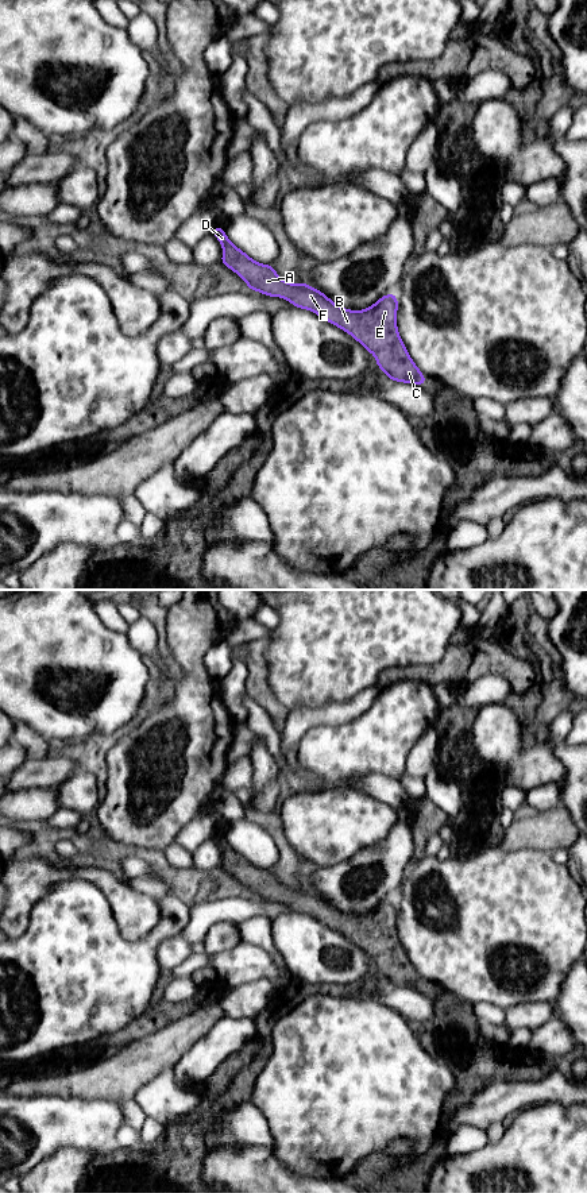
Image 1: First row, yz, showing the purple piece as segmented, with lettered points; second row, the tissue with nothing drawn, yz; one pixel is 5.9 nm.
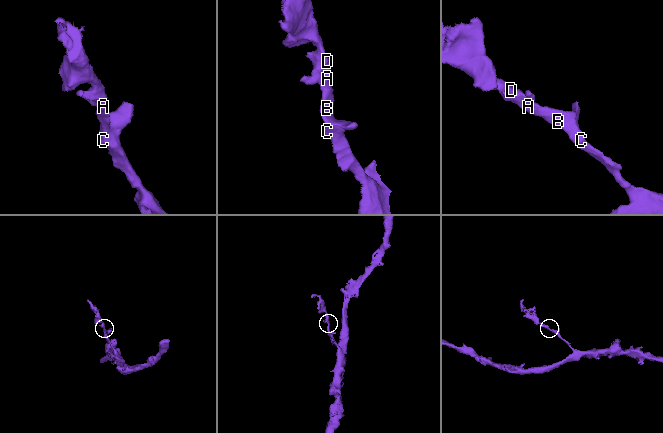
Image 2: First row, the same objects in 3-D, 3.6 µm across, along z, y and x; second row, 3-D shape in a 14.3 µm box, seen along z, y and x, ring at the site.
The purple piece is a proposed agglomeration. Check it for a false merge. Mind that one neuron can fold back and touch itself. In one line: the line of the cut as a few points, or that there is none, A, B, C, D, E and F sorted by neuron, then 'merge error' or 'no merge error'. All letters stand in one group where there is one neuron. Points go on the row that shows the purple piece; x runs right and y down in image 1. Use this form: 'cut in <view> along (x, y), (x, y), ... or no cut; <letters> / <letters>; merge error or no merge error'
no cut; A B C D E F; no merge error

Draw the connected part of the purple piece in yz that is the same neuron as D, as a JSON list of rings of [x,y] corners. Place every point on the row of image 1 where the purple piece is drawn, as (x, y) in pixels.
[[[215,227],[212,233],[223,246],[220,262],[233,270],[251,290],[282,297],[293,306],[312,310],[341,328],[375,356],[378,367],[389,375],[389,379],[417,386],[426,382],[399,337],[395,293],[381,297],[364,310],[344,309],[320,290],[304,282],[289,283],[281,279],[270,265],[252,260],[229,242],[221,227]]]

